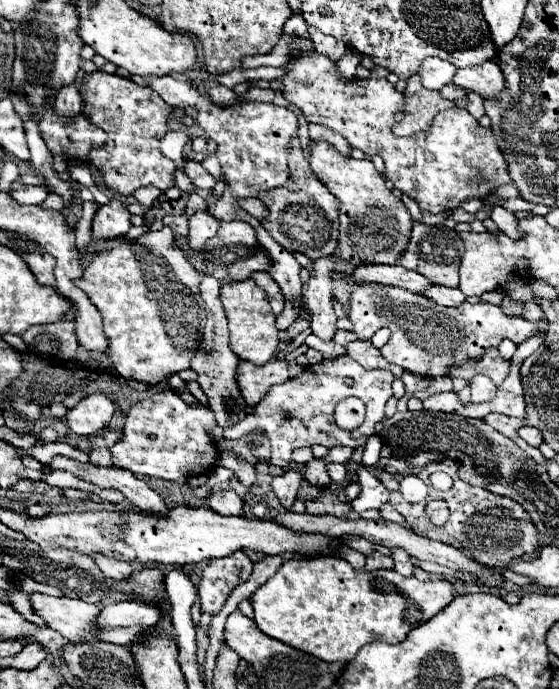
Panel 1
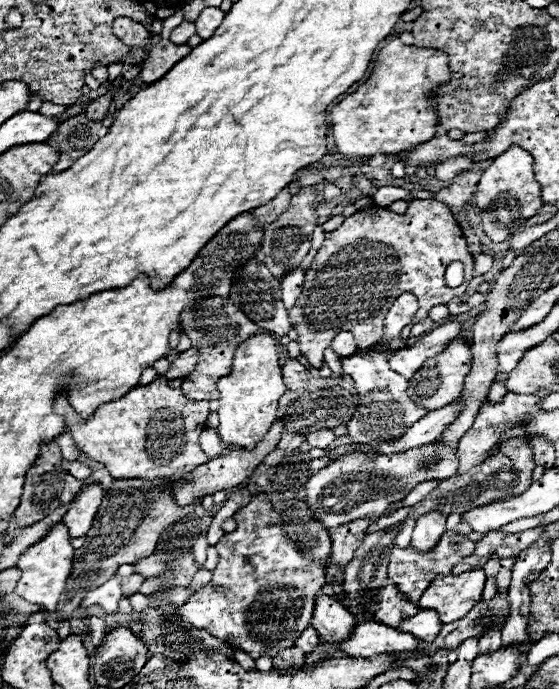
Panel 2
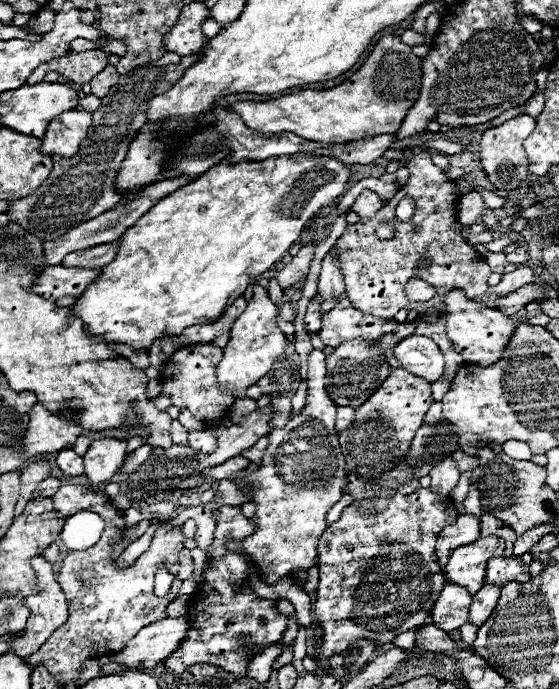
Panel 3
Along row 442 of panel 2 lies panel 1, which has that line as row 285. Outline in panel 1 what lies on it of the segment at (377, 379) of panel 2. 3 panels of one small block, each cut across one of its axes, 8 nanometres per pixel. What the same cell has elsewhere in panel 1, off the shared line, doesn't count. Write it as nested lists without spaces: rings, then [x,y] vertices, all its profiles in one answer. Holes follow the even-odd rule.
[[[354,284],[350,300],[350,322],[354,324],[354,332],[360,340],[370,340],[372,334],[384,326],[390,328],[392,336],[380,350],[382,356],[390,364],[402,366],[404,370],[426,378],[444,376],[452,366],[462,366],[464,362],[482,358],[488,348],[498,348],[504,338],[518,346],[538,332],[534,322],[506,316],[494,304],[464,302],[456,308],[444,308],[420,294],[412,294],[402,288],[372,284]]]

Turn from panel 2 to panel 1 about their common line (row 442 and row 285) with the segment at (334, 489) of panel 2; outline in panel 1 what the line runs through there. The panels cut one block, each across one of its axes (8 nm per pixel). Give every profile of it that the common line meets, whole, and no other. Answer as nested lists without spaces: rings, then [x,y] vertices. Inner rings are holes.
[[[432,284],[428,290],[422,290],[420,294],[424,294],[426,298],[442,306],[458,306],[466,300],[460,288],[446,288],[446,286],[436,286],[436,284]]]

